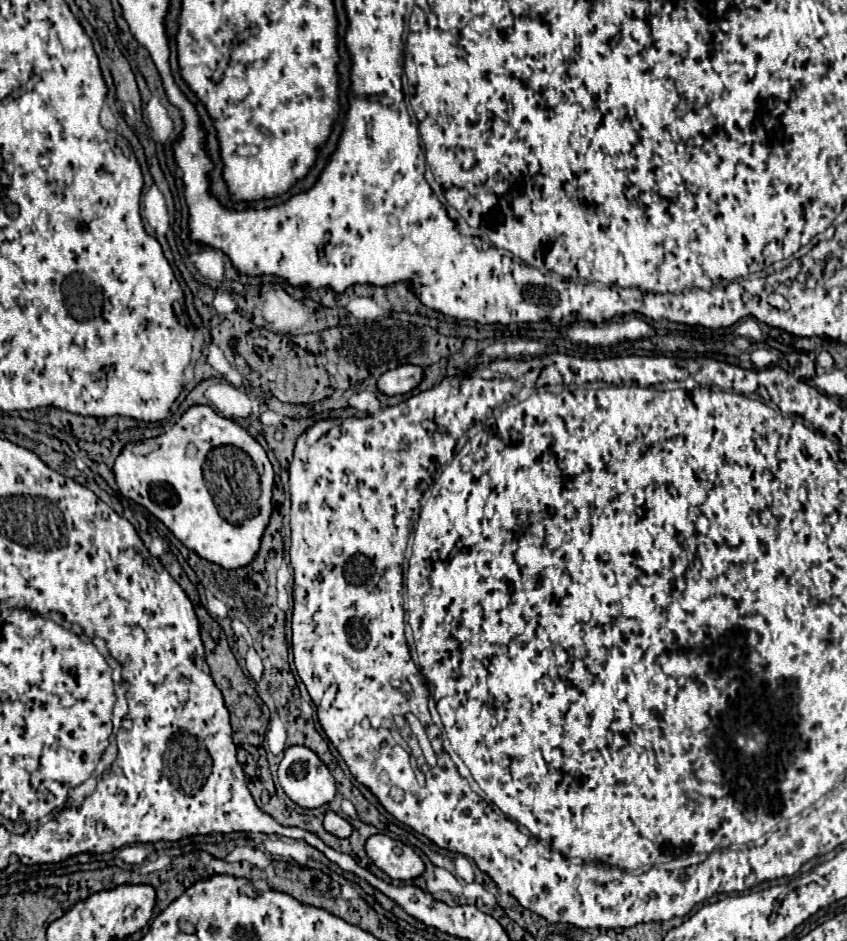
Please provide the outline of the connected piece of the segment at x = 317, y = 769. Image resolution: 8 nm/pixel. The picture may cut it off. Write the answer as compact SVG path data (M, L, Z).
M292 745L284 751L284 757L278 765L278 781L280 781L280 787L284 789L284 793L300 807L304 809L314 809L314 807L320 807L324 803L330 803L336 795L336 781L332 777L332 773L328 771L328 767L320 761L320 757L308 749L308 747L302 747L302 745Z

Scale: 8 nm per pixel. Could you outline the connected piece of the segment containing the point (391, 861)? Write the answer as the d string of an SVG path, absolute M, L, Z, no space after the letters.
M370 835L364 843L372 863L388 873L392 879L414 879L424 873L422 859L402 841L390 839L388 835Z

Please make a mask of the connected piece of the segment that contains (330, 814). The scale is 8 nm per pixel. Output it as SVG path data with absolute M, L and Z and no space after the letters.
M326 811L324 813L324 829L328 833L340 837L340 839L350 837L350 833L352 833L352 825L346 819L342 819L340 815L336 815L334 811Z

